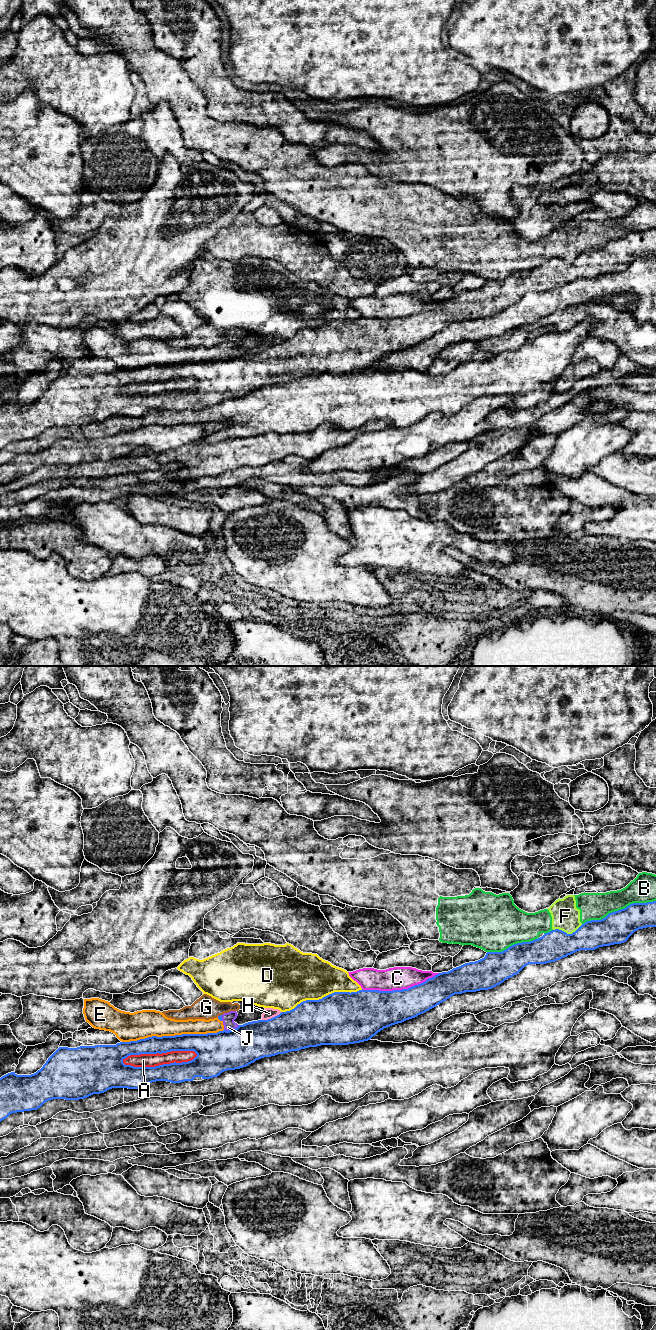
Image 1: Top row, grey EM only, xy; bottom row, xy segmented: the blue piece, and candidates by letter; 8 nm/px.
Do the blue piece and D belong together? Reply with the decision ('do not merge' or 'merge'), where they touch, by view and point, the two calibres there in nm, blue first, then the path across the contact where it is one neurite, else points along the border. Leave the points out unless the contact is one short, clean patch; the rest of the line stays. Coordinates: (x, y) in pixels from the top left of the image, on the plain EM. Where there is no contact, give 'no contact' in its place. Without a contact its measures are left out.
do not merge; meets blue in xy at (322, 326); 440 nm thick on the blue side, 380 nm on the other

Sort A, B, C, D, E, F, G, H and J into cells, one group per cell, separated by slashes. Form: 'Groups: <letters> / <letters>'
Groups: A / B F / C / D / E H J / G

